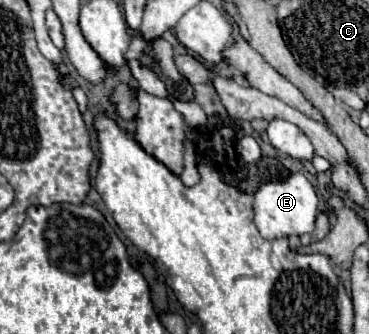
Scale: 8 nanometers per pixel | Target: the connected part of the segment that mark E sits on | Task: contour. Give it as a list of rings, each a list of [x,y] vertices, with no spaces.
[[[290,172],[284,178],[260,184],[254,194],[254,222],[262,238],[280,236],[300,236],[314,230],[314,220],[318,214],[318,196],[314,186],[302,172]]]

